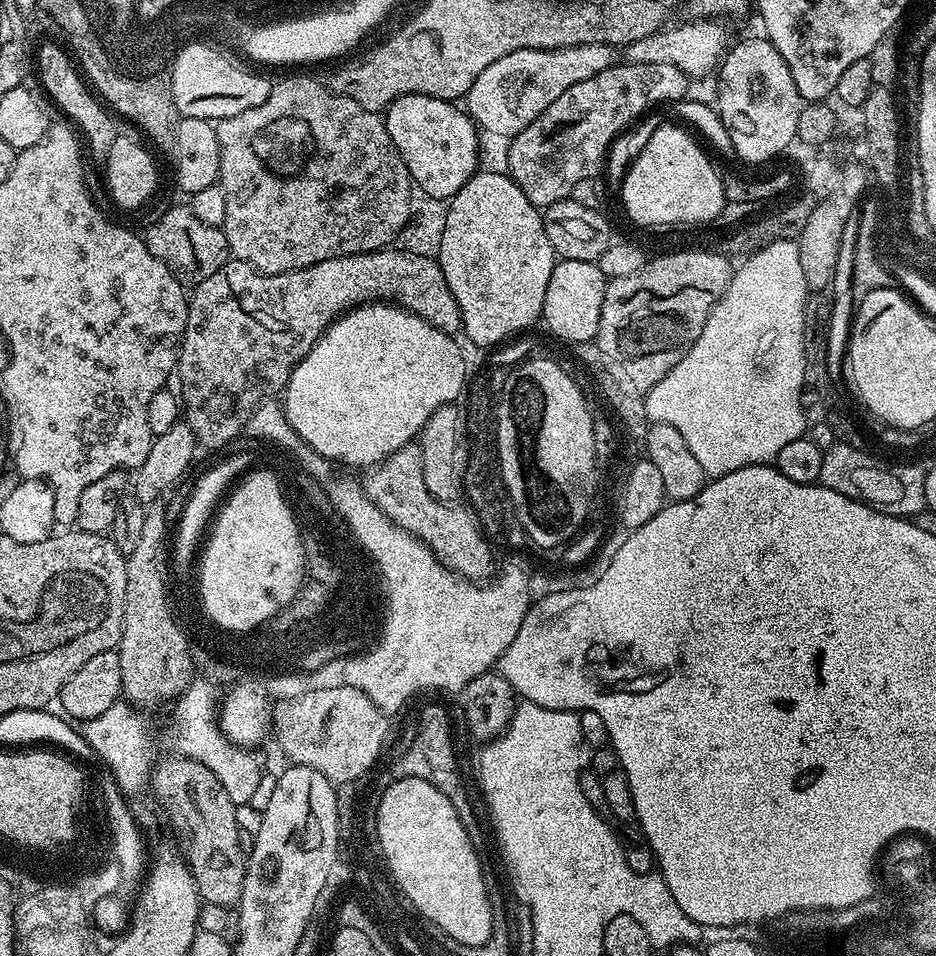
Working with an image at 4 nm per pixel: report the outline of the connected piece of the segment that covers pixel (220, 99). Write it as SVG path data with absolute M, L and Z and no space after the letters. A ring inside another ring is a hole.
M206 43L203 47L188 48L188 51L182 54L177 52L174 56L172 65L176 69L176 109L180 111L181 117L189 116L215 122L222 118L230 118L234 114L242 114L242 110L254 110L254 106L262 106L262 102L266 102L270 94L273 85L271 79L267 80L248 68L239 68L230 57L223 56L213 47L211 43Z

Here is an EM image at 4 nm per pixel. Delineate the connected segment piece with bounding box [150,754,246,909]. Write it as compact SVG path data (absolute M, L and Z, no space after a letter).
M179 754L173 757L173 760L164 760L157 768L155 765L151 769L152 792L180 839L179 847L188 869L192 871L192 881L200 891L201 901L205 904L217 903L218 906L231 909L240 903L246 867L246 848L244 850L240 845L240 820L236 817L238 805L230 802L230 794L226 794L222 782L218 782L216 775L206 766L202 766L202 762L187 759Z

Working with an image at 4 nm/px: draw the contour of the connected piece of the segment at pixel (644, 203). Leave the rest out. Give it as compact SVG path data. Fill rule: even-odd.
M664 124L649 134L644 149L637 154L636 161L625 174L624 185L620 188L628 220L666 222L670 226L704 226L724 209L726 199L722 176L716 173L707 154L696 145L697 137L691 131L685 131L672 124Z

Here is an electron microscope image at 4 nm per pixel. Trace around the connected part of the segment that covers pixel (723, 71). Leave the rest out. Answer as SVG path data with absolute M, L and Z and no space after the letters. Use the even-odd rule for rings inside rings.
M760 35L752 36L749 40L737 39L728 49L723 63L718 68L719 76L720 93L714 100L714 107L729 130L735 151L743 153L749 160L758 160L771 155L779 157L794 144L802 101L798 94L798 86L794 86L790 66L786 66L782 54L778 54L778 50L767 38Z

